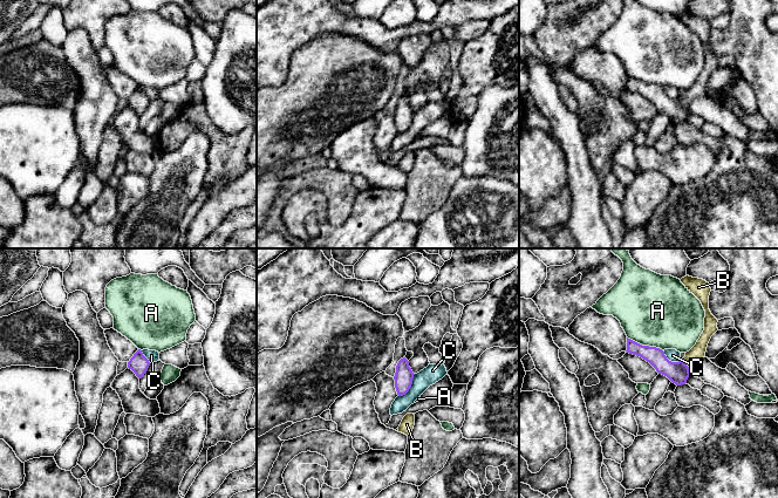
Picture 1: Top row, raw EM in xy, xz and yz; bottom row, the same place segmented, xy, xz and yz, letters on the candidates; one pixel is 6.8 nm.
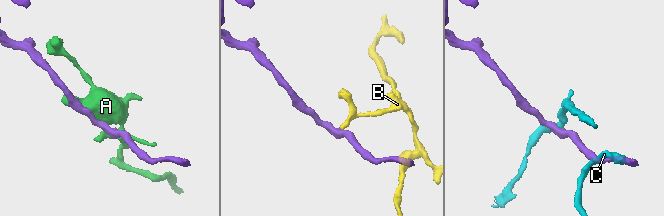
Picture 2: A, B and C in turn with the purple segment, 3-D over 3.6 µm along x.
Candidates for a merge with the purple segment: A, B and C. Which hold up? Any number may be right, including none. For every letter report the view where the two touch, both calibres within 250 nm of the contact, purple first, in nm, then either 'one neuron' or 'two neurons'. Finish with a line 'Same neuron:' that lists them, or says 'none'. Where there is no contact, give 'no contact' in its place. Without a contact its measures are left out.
A: meets purple in yz; 120 nm thick on the purple side, 480 nm on the other; two neurons
B: meets purple in yz; 150 nm thick on the purple side, 100 nm on the other; one neuron
C: meets purple in xz; 130 nm thick on the purple side, 120 nm on the other; two neurons
Same neuron: B

